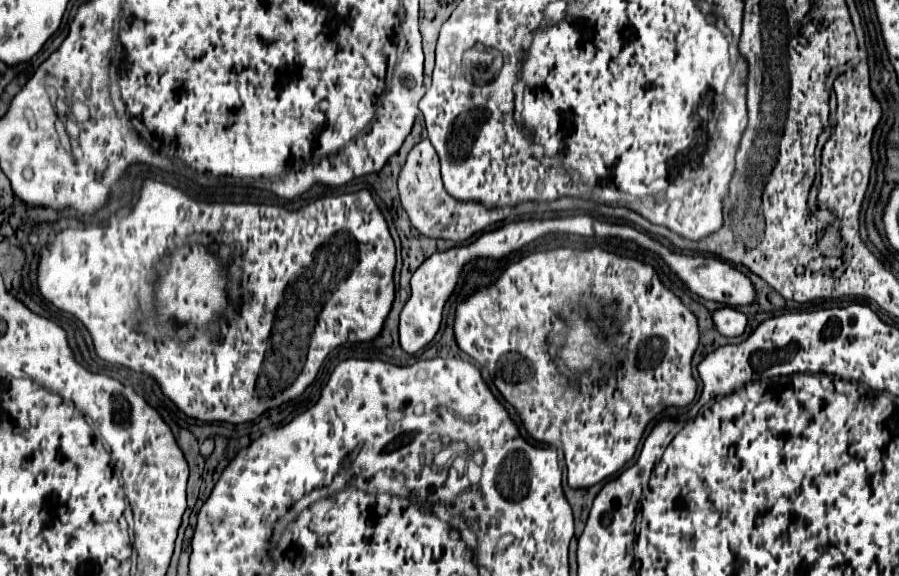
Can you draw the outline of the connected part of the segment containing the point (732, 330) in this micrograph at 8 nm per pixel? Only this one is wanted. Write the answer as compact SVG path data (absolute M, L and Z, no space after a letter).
M730 306L716 310L712 318L714 318L718 332L724 336L742 336L746 330L746 324L748 324L746 314L742 314L736 308L730 308Z

